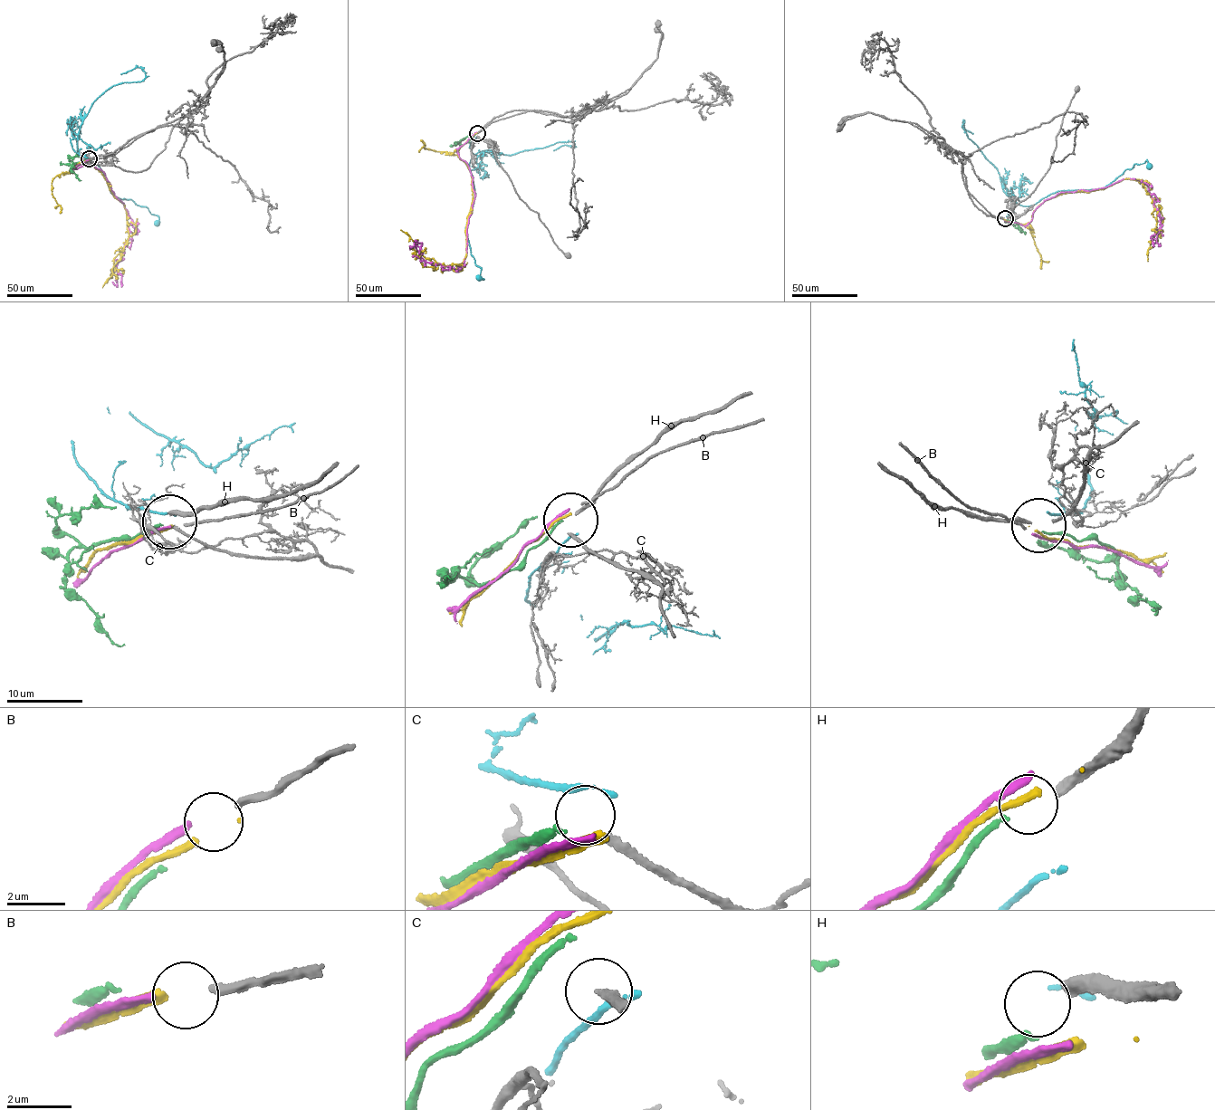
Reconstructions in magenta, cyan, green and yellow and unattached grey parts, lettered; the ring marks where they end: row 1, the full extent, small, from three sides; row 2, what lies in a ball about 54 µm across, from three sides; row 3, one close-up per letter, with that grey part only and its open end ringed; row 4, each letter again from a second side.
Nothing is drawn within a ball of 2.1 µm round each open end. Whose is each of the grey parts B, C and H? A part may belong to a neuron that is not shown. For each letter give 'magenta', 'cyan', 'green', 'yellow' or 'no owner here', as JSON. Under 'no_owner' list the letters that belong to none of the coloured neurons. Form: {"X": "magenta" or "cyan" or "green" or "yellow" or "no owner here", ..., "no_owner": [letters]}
{"B": "magenta", "C": "no owner here", "H": "no owner here", "no_owner": ["C", "H"]}

